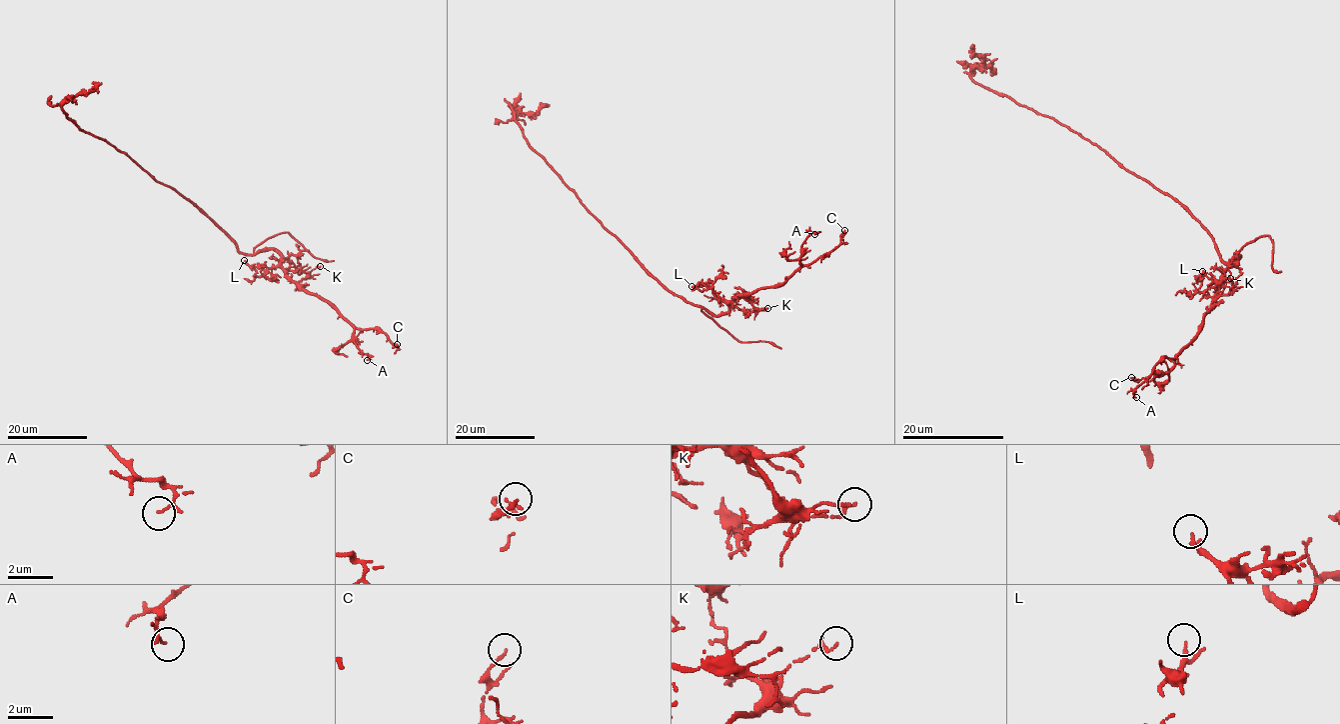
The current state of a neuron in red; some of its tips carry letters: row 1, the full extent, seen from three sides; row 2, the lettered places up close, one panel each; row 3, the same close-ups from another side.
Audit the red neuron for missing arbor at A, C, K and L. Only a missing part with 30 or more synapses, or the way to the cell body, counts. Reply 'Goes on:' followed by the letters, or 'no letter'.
Goes on: no letter

